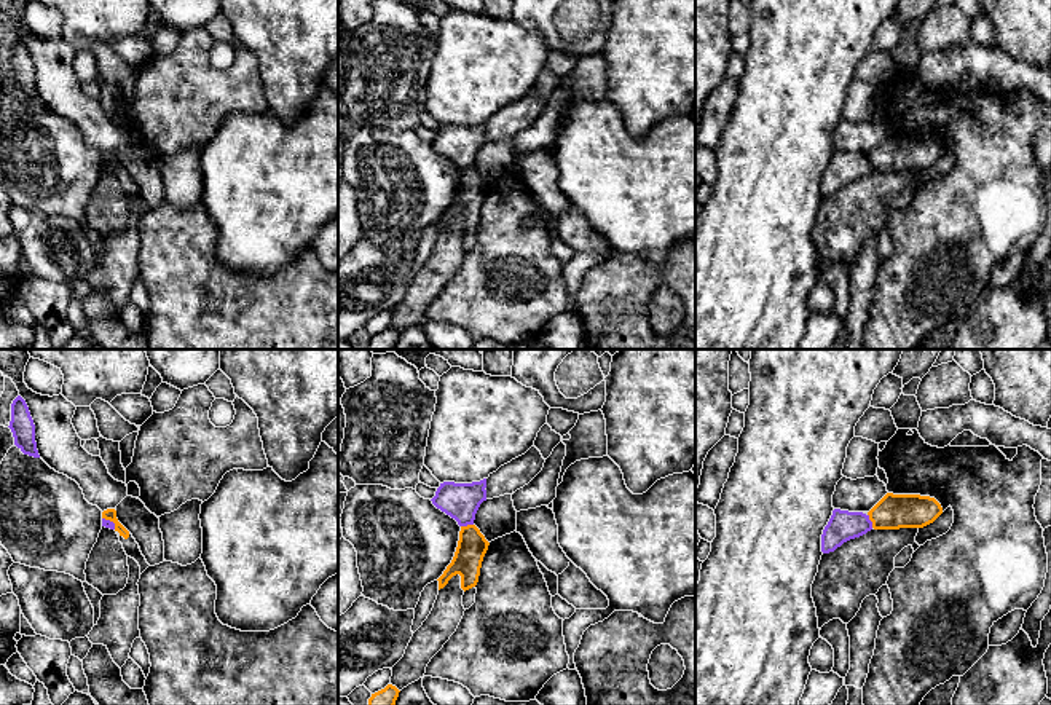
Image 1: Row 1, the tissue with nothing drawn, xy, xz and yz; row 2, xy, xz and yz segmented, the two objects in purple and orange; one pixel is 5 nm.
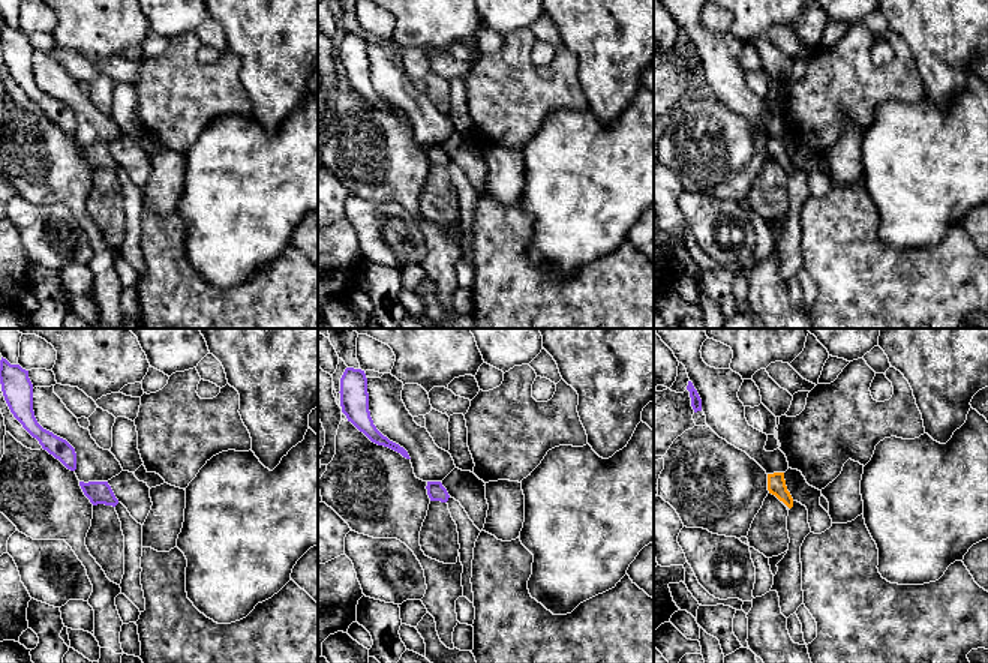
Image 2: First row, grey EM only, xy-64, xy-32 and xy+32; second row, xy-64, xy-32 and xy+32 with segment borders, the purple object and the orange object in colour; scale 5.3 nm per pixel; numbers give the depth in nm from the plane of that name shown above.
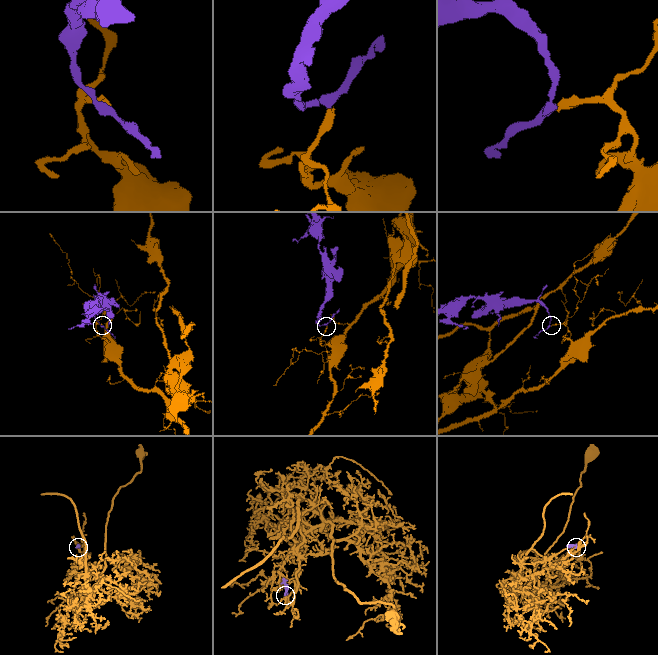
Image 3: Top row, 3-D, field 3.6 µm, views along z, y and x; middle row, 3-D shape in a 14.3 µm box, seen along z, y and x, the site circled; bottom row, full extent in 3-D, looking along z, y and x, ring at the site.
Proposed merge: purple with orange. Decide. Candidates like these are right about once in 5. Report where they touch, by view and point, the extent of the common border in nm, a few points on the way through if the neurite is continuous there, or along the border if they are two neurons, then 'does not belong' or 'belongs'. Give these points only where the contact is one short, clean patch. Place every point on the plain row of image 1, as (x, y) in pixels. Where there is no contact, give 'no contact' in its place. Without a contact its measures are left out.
meets purple in yz at (869, 163); contact 80 nm long; border along yz (868, 157), (873, 169); does not belong

